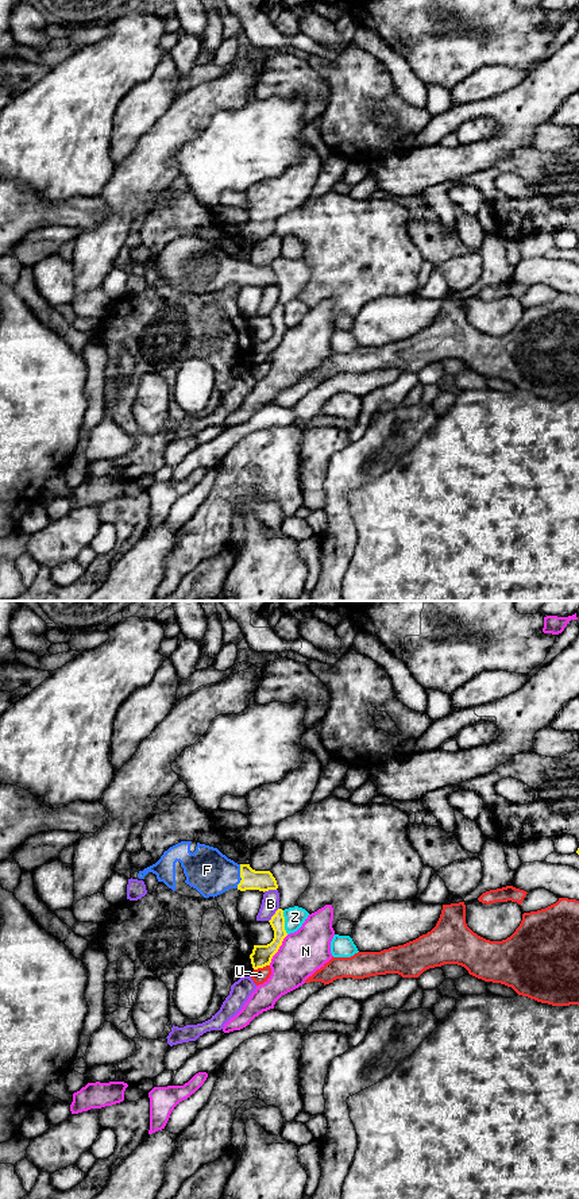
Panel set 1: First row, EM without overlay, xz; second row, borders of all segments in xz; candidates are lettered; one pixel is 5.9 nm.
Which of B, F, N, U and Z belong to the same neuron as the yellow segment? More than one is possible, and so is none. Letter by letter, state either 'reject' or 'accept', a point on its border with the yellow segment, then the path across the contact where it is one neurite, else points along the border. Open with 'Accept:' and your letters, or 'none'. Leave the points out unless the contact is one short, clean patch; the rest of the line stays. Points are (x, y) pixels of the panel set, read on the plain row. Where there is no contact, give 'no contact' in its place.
Accept: F
B: reject | xz (274, 309)
F: accept | xz (240, 272) | across xz (263, 276), (240, 272), (212, 269), (207, 265)
N: reject | xz (278, 343)
U: reject | xz (261, 362)
Z: reject | xz (284, 317) | along xz (282, 305), (288, 328)

